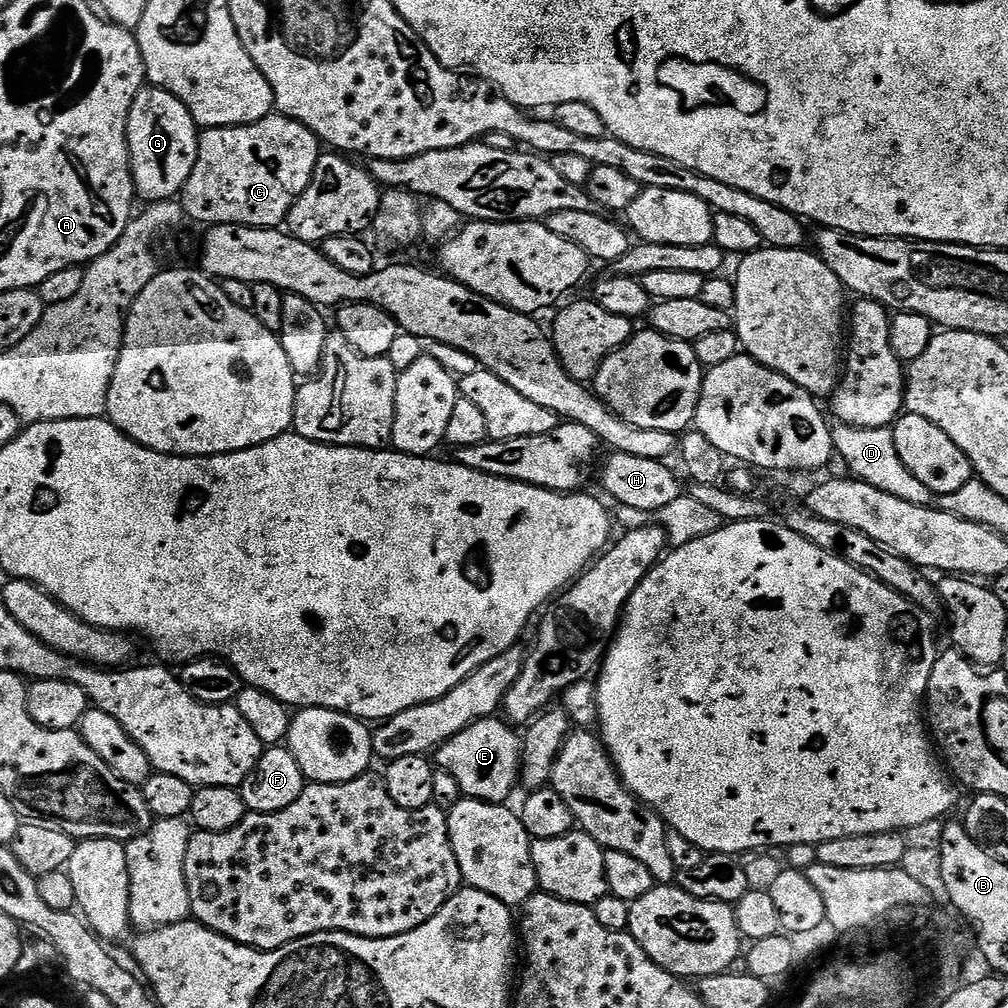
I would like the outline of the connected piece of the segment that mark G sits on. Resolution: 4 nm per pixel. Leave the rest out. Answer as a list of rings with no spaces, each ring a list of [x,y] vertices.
[[[145,86],[140,89],[130,106],[128,153],[132,163],[132,181],[136,187],[136,195],[141,201],[176,200],[190,178],[190,170],[194,170],[199,145],[198,125],[194,122],[190,110],[186,110],[181,100],[174,98],[174,94],[170,94],[164,88]]]

